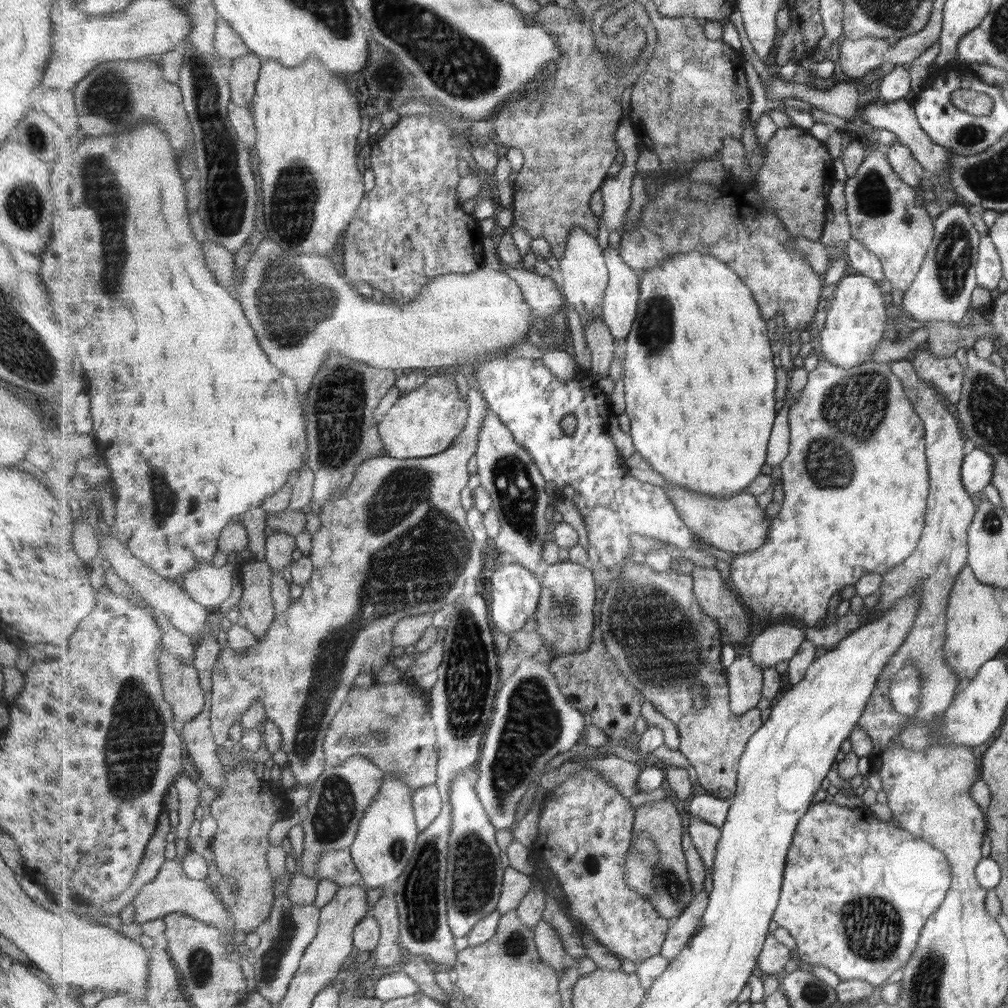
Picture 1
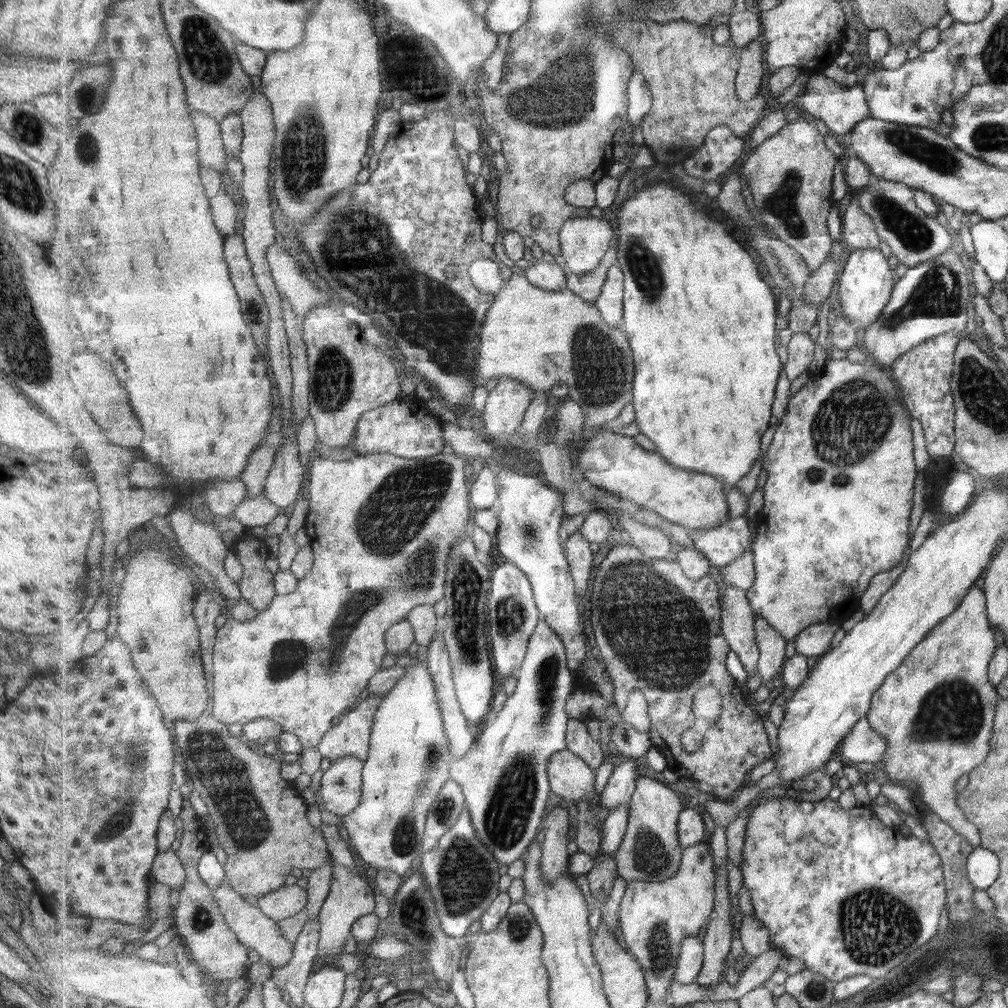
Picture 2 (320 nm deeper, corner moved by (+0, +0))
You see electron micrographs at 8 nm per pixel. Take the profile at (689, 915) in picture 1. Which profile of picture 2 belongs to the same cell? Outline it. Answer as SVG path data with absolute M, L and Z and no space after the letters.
M686 936L681 945L677 963L676 981L681 984L695 983L704 965L704 939Z

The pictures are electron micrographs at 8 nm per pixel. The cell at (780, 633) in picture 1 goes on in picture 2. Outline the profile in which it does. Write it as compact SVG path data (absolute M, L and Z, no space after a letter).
M840 622L820 623L809 626L794 640L796 654L805 657L825 656L831 650L831 642L841 629Z

